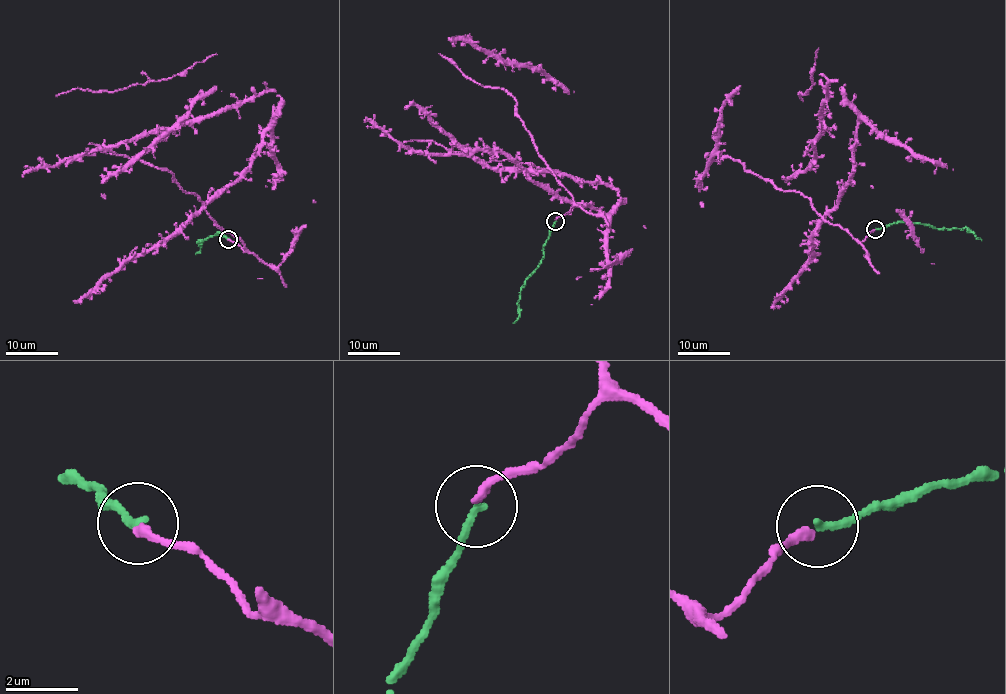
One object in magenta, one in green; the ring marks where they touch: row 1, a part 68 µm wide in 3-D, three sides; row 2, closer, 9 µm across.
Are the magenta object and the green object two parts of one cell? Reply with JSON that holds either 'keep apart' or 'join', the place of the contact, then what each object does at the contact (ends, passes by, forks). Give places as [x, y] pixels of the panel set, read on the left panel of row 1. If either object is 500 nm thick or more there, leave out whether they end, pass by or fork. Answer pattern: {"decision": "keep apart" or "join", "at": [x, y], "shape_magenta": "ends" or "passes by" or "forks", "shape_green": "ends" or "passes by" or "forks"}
{"decision": "join", "at": [228, 239], "shape_magenta": "ends", "shape_green": "ends"}

